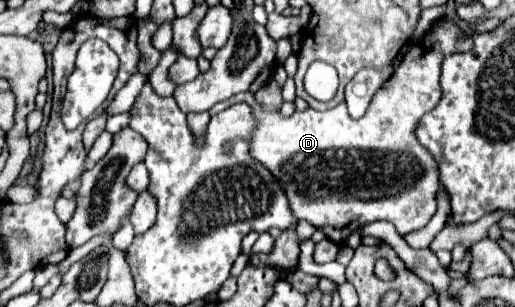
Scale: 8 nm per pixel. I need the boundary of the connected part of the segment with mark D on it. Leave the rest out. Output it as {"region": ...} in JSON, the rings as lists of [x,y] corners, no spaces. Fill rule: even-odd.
{"region":[[[442,17],[422,41],[412,45],[410,53],[402,59],[396,73],[390,77],[388,85],[376,93],[376,97],[370,101],[366,115],[360,119],[350,119],[346,103],[338,103],[334,109],[328,111],[314,111],[314,109],[294,111],[292,117],[282,119],[278,111],[276,113],[262,111],[262,107],[254,101],[252,93],[238,93],[222,103],[216,103],[210,109],[210,113],[218,113],[234,103],[248,103],[252,107],[256,125],[250,137],[250,155],[256,161],[260,161],[276,177],[276,181],[280,181],[280,187],[288,197],[292,213],[298,219],[306,219],[316,229],[324,231],[326,237],[336,245],[344,245],[346,237],[356,231],[352,229],[352,225],[366,225],[374,221],[390,221],[396,227],[396,231],[404,237],[412,231],[422,229],[436,213],[436,193],[440,187],[436,161],[416,141],[414,131],[420,117],[432,111],[442,97],[440,67],[444,57],[472,49],[470,39],[464,41],[456,39],[460,35],[462,31],[456,35],[456,25],[450,19]]]}

